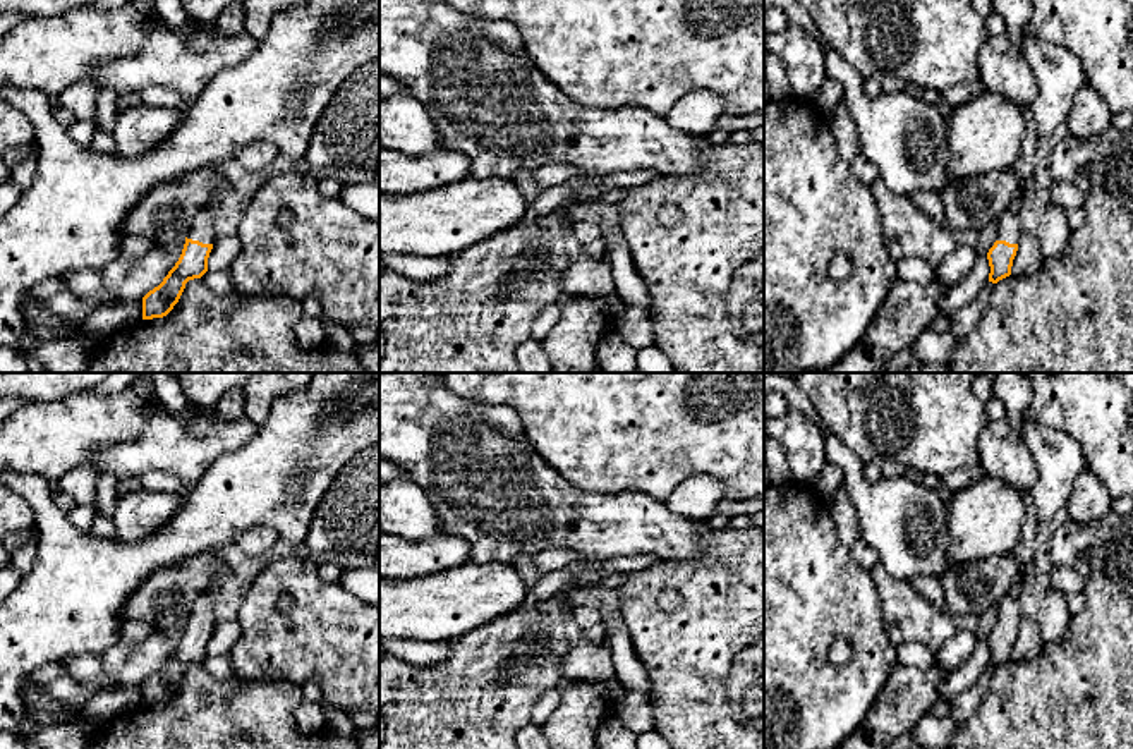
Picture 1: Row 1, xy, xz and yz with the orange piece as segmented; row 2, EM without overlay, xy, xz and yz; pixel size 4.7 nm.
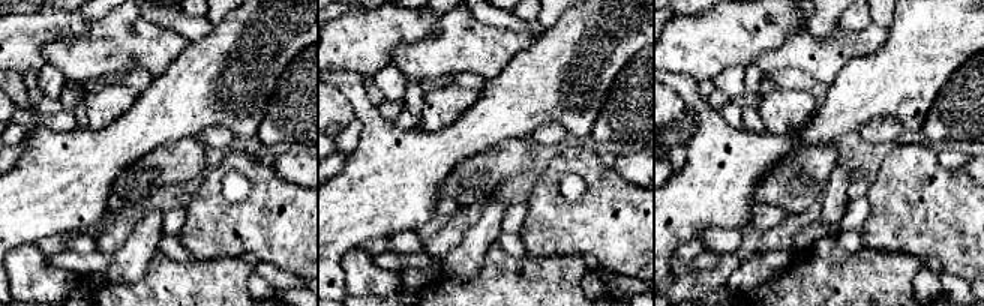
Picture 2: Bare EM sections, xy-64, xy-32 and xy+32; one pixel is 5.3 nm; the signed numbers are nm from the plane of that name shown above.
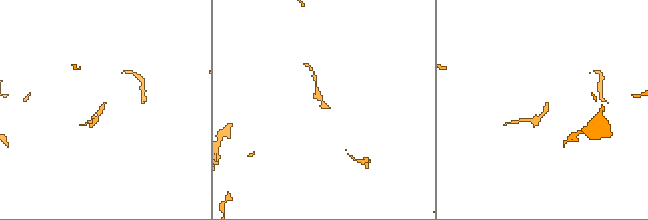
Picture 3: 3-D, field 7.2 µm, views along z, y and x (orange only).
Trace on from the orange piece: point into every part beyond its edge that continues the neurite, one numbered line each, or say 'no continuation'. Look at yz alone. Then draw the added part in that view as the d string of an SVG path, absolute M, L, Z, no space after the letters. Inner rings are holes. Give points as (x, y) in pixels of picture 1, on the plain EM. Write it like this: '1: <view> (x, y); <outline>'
1: yz (1010, 614); M1027 574L1021 575L1020 582L1004 596L999 603L997 625L1006 625L1009 629L1018 629L1021 620L1020 600L1027 581Z

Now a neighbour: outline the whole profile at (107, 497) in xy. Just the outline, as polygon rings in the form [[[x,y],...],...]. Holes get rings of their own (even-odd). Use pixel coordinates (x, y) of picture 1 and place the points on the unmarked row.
[[[112,472],[98,474],[96,500],[94,500],[96,514],[113,517],[118,500],[117,483],[118,479]]]

